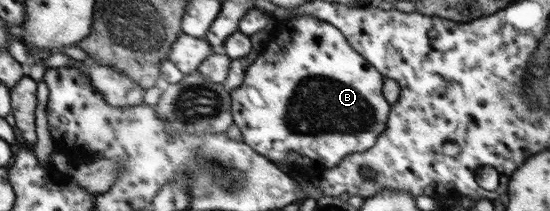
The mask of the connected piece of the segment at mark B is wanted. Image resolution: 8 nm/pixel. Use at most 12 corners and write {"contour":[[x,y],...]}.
{"contour":[[295,16],[230,91],[243,142],[334,168],[387,129],[383,73]]}

